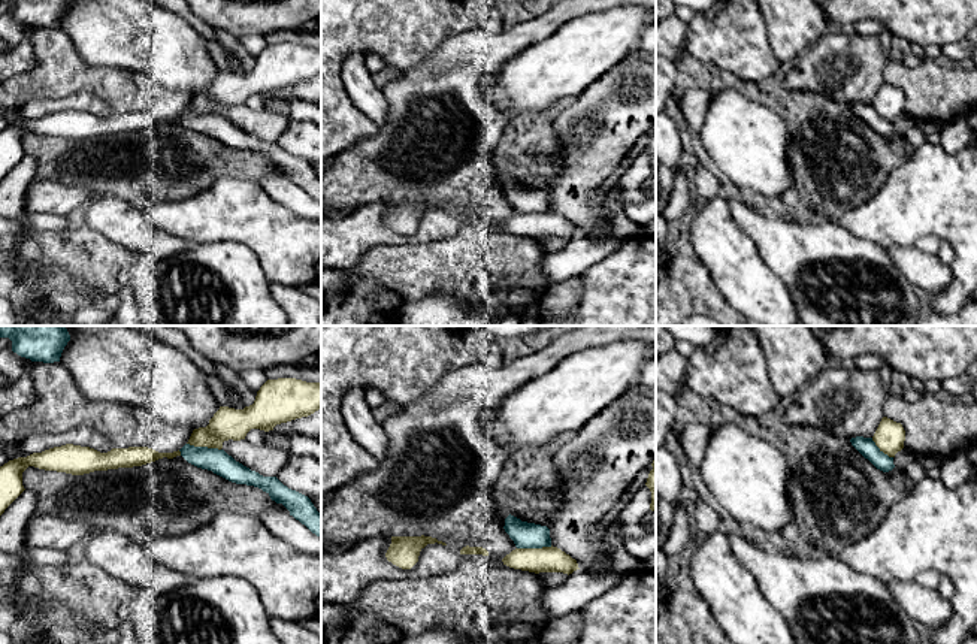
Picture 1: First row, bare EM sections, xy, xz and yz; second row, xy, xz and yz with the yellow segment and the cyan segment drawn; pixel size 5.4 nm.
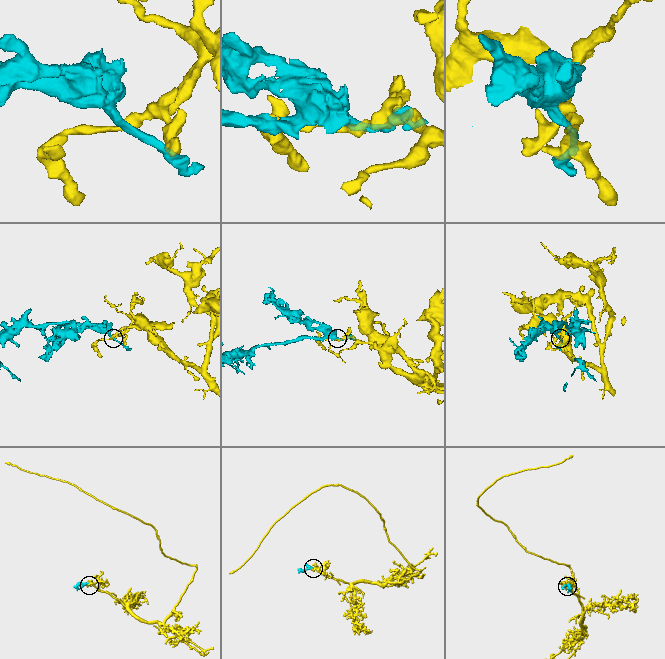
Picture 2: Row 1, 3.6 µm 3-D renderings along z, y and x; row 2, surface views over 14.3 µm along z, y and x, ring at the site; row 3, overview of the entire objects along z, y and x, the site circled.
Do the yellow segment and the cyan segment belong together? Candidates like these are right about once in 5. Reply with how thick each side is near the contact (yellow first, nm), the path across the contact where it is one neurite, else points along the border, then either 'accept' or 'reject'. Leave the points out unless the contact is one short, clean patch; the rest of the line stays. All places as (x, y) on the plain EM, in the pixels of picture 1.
calibres 140 and 140 nm; border xz (551, 211), (517, 214); reject

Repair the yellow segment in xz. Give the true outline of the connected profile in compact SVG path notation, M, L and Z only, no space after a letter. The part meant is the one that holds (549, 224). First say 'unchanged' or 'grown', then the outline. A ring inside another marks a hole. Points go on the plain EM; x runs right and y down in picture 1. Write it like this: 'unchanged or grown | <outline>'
unchanged | M557 212L515 214L502 224L503 230L529 238L572 239L580 235L575 224Z

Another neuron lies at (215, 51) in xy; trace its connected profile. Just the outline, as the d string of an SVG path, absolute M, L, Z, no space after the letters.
M206 40L206 46L208 46L209 55L215 61L215 64L217 64L220 72L229 72L229 73L238 75L233 70L233 67L232 67L232 64L229 61L227 54L224 52L224 49L218 43Z

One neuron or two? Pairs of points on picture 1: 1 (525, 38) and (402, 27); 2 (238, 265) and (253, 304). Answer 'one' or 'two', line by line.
1: two
2: one

